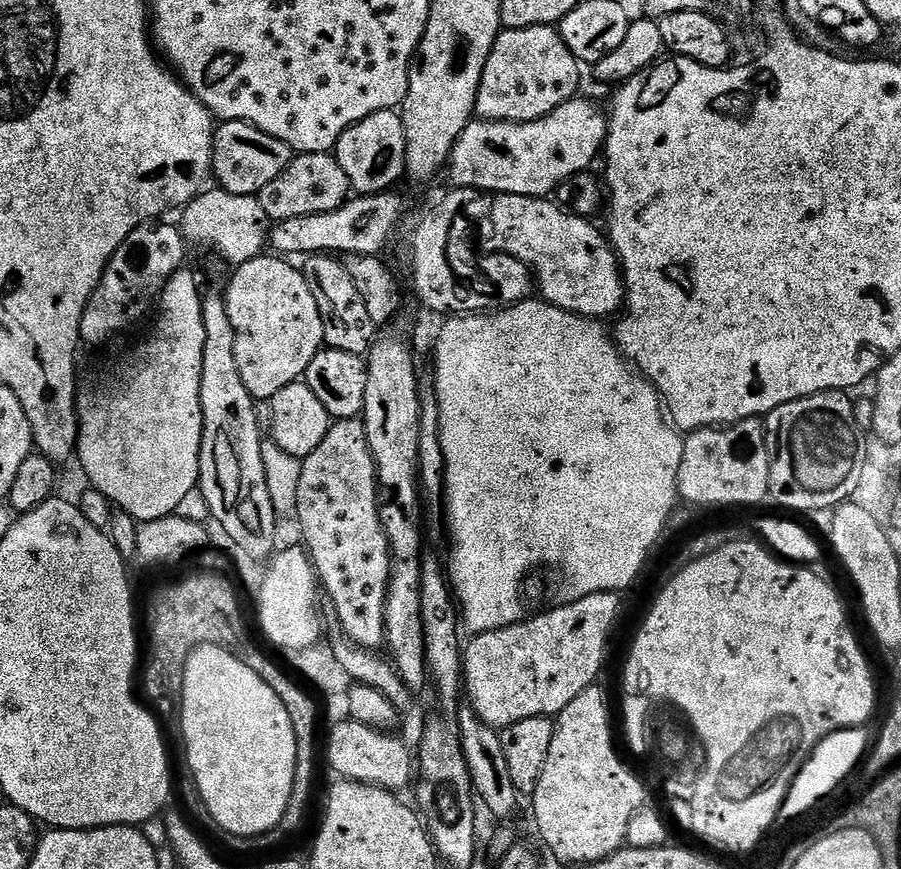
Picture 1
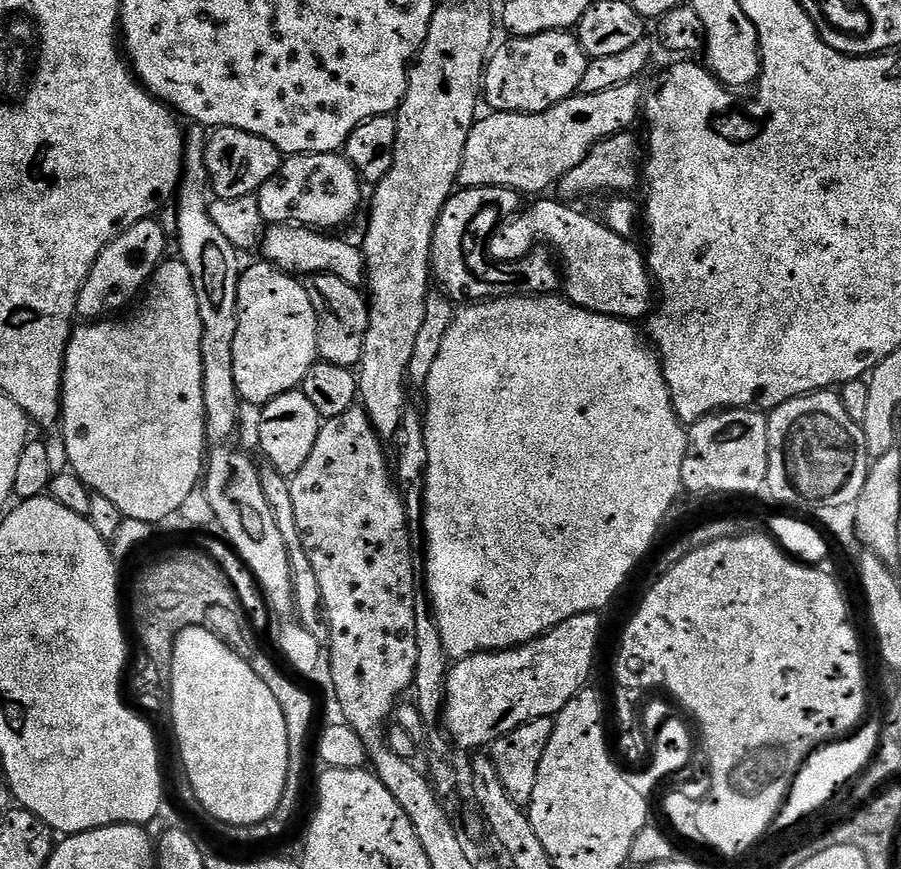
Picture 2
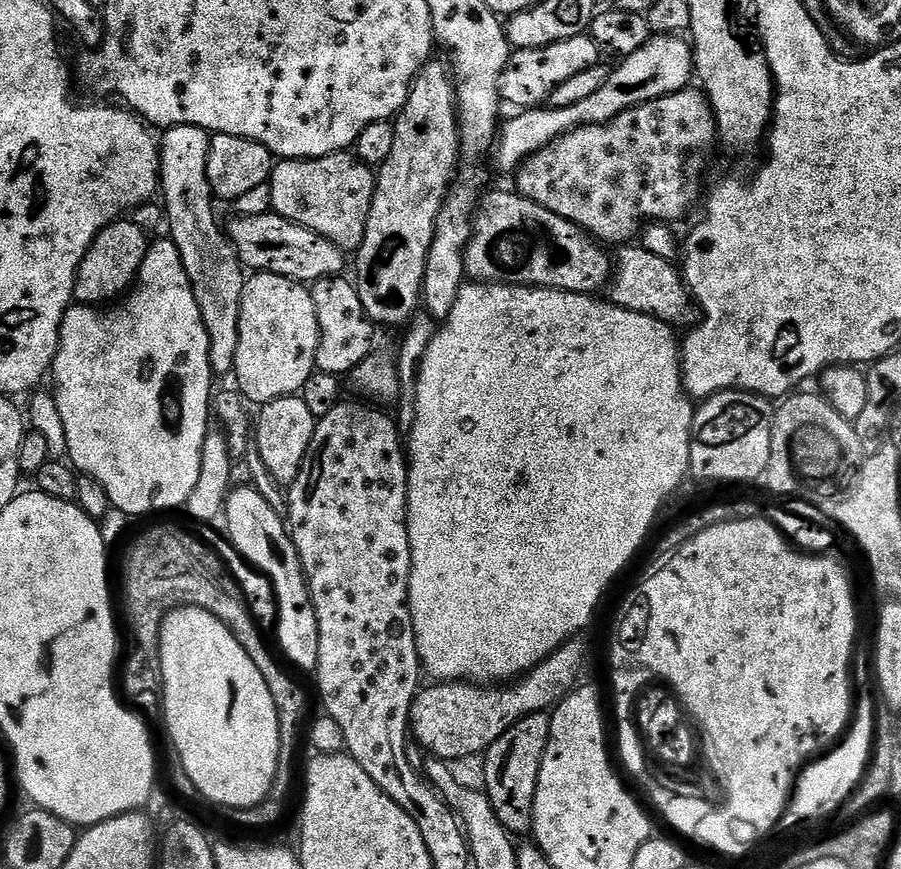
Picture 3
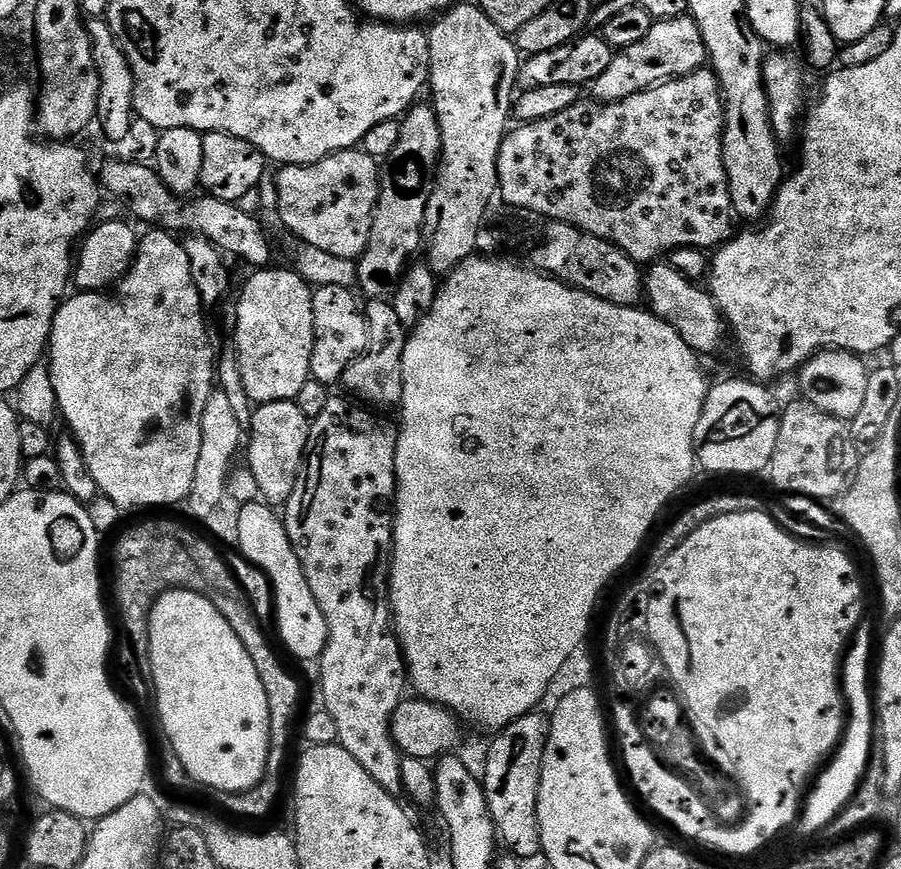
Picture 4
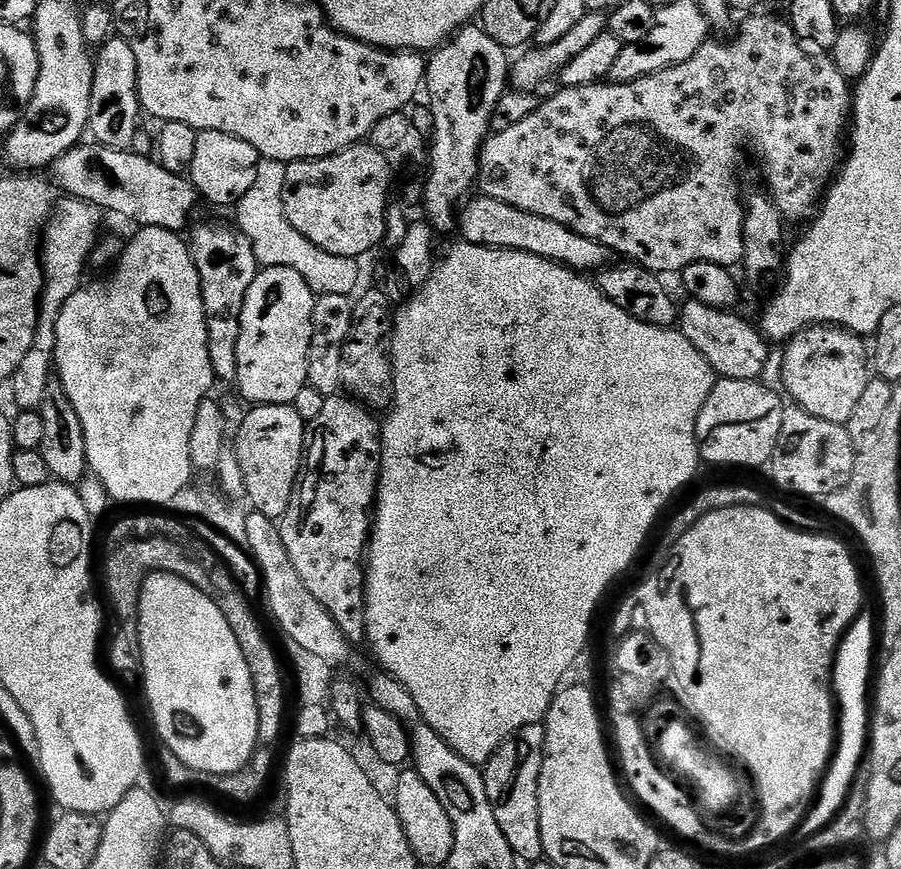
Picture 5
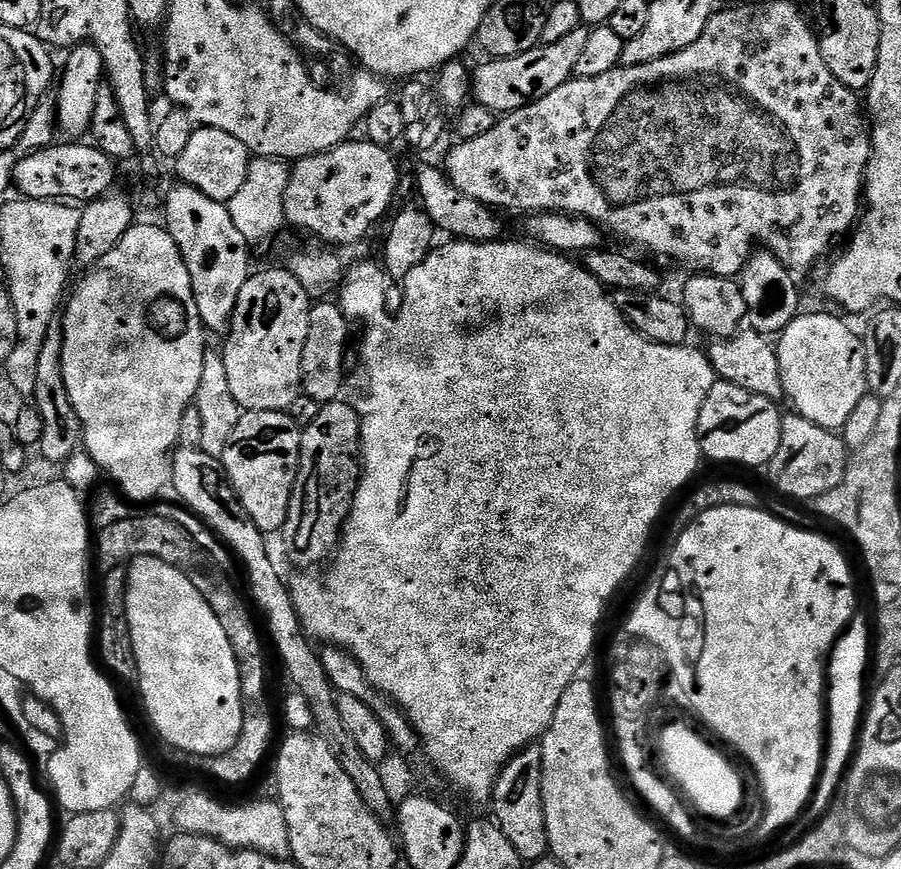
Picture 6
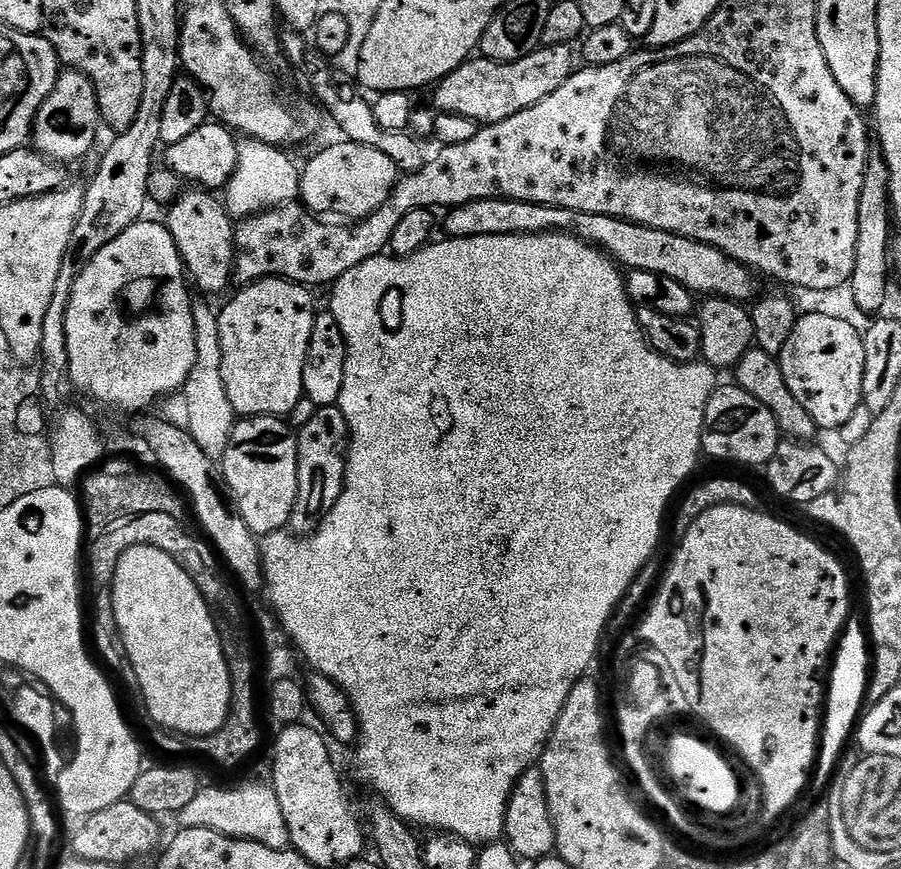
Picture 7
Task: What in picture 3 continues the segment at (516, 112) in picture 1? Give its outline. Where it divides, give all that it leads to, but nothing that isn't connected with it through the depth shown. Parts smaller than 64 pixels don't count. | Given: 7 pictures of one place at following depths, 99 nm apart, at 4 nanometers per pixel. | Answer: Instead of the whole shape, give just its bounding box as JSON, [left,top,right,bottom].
[500,35,602,110]

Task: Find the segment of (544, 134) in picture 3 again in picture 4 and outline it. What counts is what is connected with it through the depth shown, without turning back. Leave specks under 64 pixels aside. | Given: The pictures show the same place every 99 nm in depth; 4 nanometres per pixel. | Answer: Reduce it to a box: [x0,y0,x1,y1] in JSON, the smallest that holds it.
[590,14,708,104]

